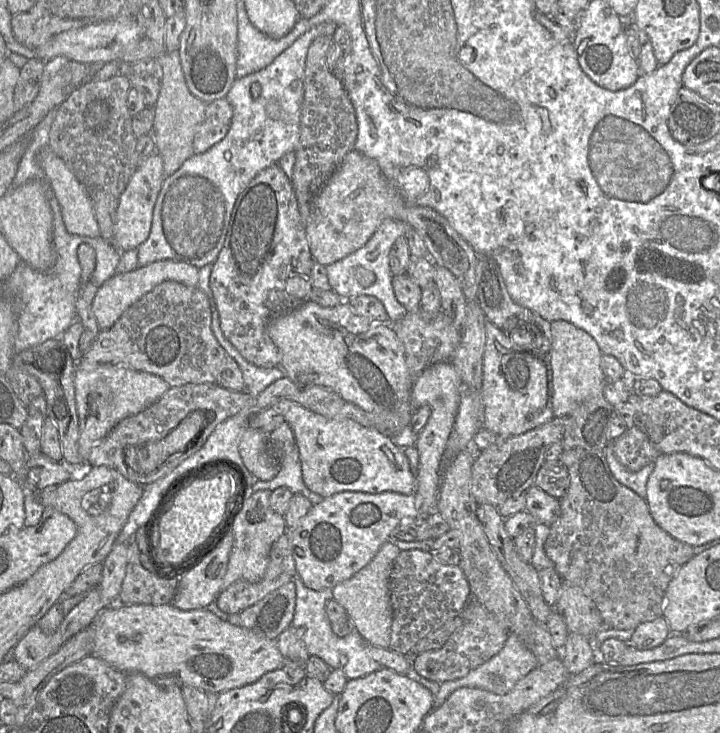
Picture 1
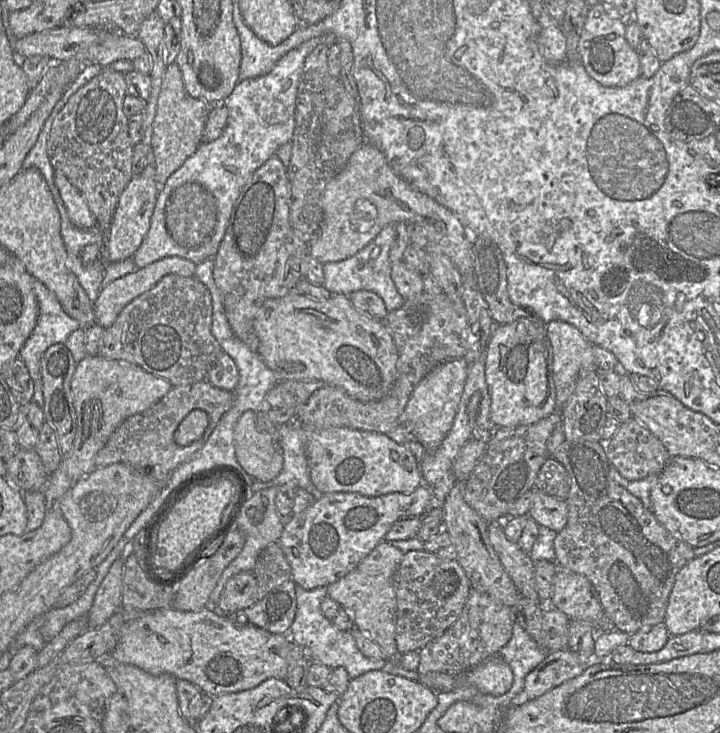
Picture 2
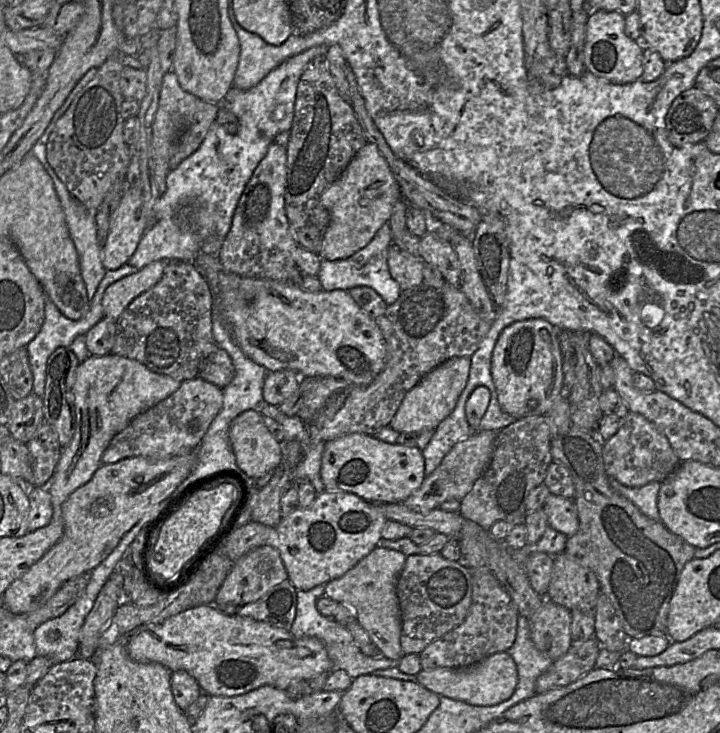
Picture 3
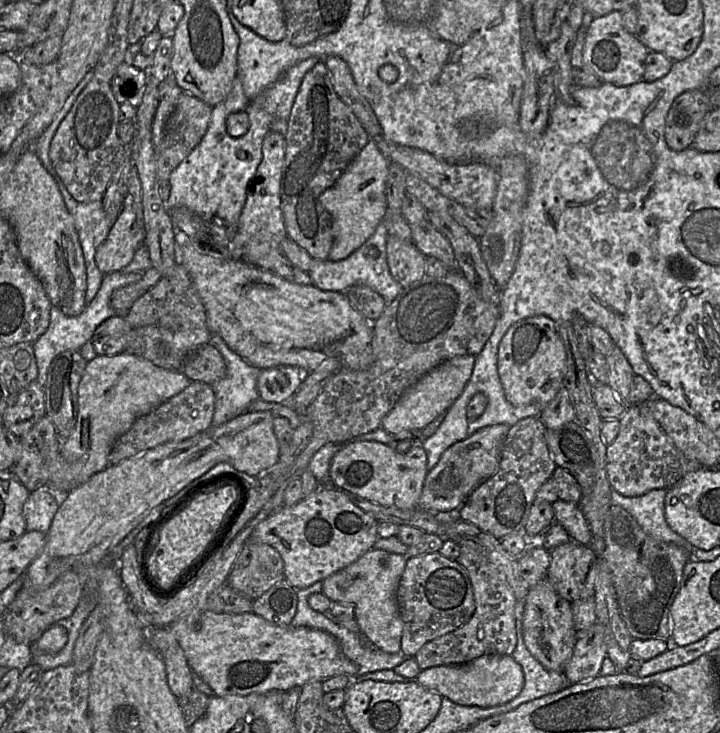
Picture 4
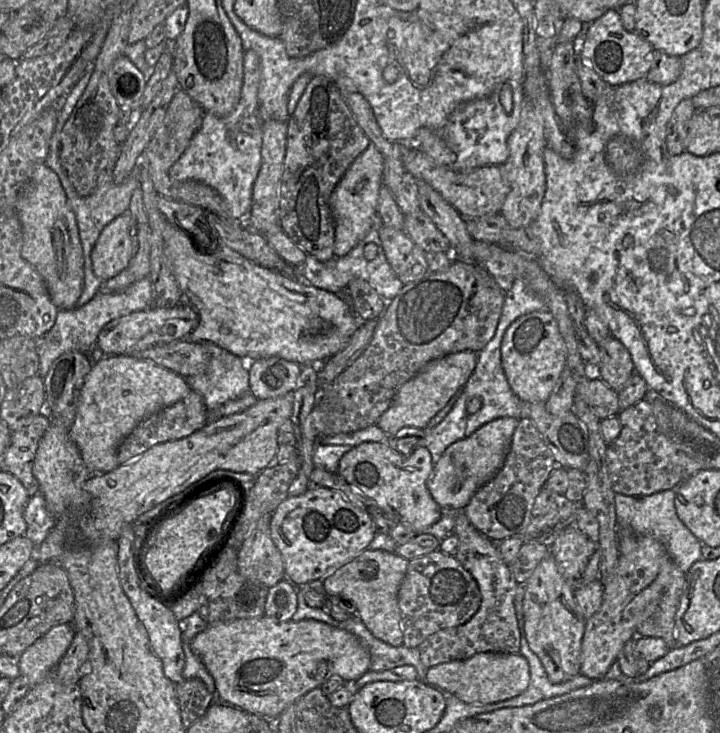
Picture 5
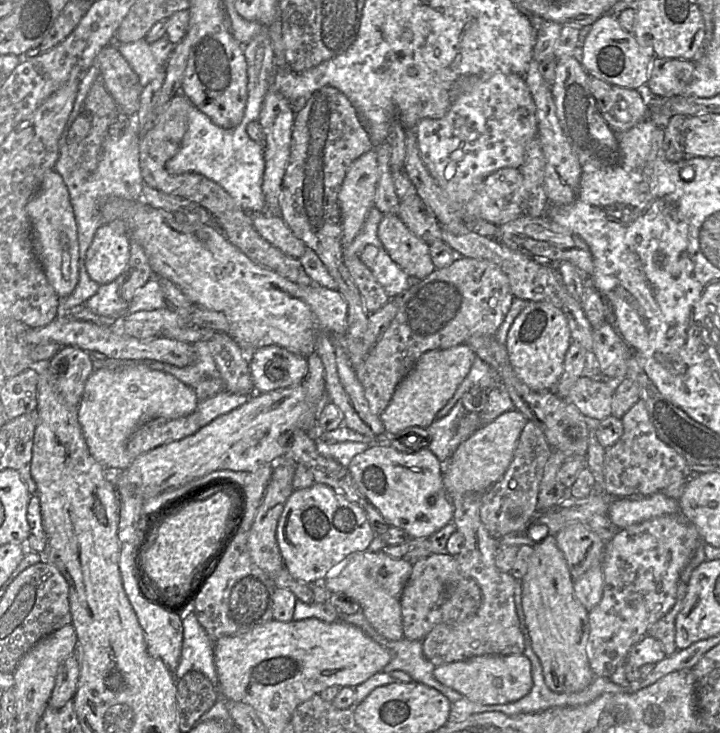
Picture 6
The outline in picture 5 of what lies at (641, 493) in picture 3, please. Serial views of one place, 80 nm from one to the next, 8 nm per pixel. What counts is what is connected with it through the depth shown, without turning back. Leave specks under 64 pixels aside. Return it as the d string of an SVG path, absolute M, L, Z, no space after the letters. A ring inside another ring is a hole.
M663 490L647 496L627 496L615 493L614 496L616 517L618 526L621 528L620 536L643 536L651 537L664 545L676 566L685 574L690 567L702 559L700 540L679 519L675 509L675 490Z

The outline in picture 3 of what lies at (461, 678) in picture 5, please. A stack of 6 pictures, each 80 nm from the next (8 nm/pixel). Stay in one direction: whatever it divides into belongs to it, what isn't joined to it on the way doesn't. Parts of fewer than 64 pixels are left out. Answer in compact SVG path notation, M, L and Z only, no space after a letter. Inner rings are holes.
M498 652L482 661L461 669L435 668L422 670L417 681L429 691L475 706L493 706L509 699L518 683L515 661L507 652Z

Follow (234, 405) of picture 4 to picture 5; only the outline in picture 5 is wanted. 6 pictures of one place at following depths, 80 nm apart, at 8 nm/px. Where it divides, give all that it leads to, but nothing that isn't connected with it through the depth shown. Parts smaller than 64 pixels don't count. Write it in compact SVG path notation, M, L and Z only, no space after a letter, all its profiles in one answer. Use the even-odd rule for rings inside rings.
M211 342L202 343L211 355L210 364L205 373L197 376L184 377L192 391L199 393L208 411L215 410L228 400L233 400L250 392L249 360L241 359L228 350Z

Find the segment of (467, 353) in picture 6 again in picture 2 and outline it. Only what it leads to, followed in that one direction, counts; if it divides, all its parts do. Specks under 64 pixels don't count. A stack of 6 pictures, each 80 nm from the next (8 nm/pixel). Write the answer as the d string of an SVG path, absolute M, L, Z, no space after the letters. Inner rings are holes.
M464 359L445 362L429 372L414 389L403 414L400 425L412 427L427 452L436 450L452 428L468 375Z

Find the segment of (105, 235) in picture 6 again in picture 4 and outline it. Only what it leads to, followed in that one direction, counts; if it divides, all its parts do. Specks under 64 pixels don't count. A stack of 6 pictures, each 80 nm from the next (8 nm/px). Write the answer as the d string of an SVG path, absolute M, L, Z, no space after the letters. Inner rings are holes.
M127 195L122 210L106 239L95 253L95 263L104 274L121 271L131 261L145 238L144 218L139 220Z

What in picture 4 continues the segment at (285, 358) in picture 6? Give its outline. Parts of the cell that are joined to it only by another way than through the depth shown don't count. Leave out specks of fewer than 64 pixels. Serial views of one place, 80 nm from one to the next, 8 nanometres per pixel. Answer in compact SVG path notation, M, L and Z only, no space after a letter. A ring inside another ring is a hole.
M280 365L262 369L257 379L259 398L267 402L287 402L303 381L304 371Z

